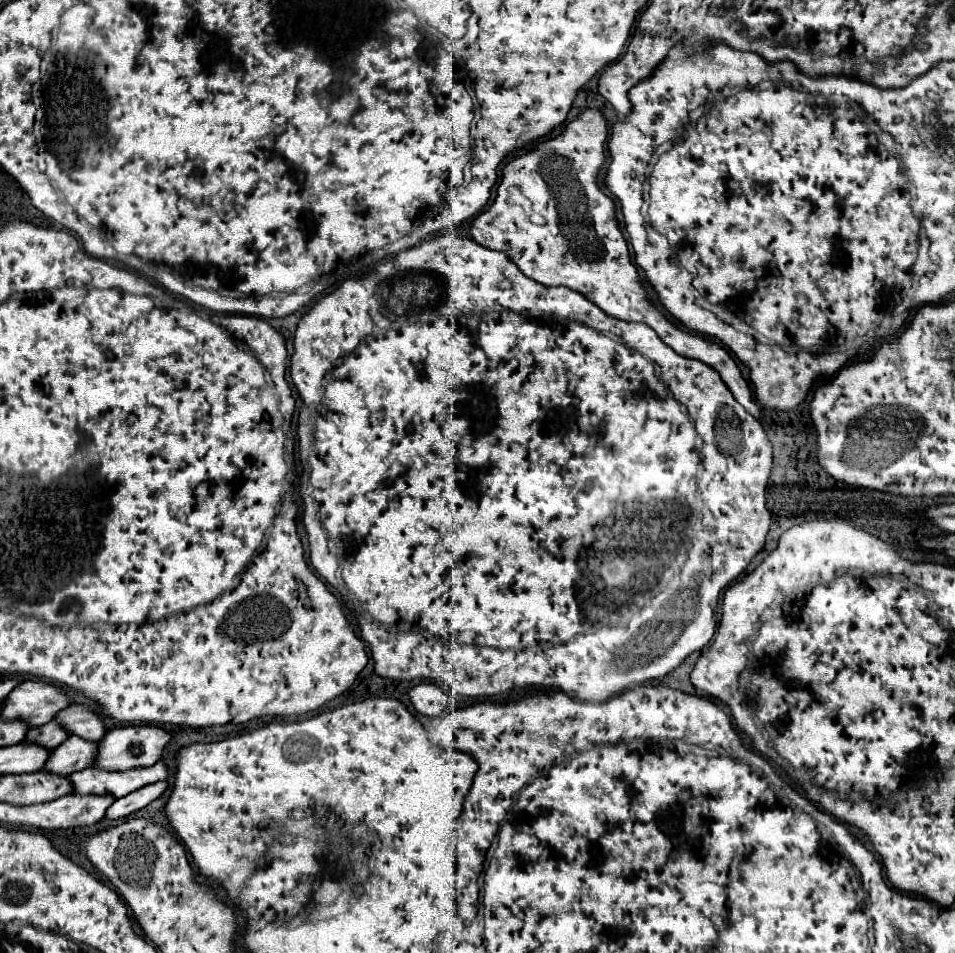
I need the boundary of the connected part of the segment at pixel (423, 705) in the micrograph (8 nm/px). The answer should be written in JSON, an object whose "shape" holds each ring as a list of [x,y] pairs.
{"shape":[[[423,682],[411,688],[409,698],[415,710],[423,716],[439,716],[449,706],[449,696],[443,692],[443,688],[429,682]]]}

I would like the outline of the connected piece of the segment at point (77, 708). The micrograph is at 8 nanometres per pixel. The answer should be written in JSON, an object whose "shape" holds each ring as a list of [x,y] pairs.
{"shape":[[[73,704],[73,706],[65,708],[63,712],[59,712],[55,720],[63,728],[67,728],[69,734],[77,734],[85,740],[99,742],[99,738],[103,738],[103,734],[107,734],[103,716],[97,714],[93,708],[89,708],[87,704]]]}

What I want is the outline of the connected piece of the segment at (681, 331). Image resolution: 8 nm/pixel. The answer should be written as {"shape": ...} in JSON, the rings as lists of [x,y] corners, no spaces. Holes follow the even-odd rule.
{"shape":[[[585,108],[573,122],[567,124],[567,128],[563,128],[559,136],[547,138],[535,148],[513,156],[503,168],[495,202],[473,220],[471,238],[481,246],[505,252],[527,278],[539,284],[567,286],[617,320],[643,322],[651,326],[677,354],[697,358],[715,368],[733,392],[735,400],[753,418],[761,418],[751,388],[743,380],[729,352],[697,332],[675,326],[649,300],[619,230],[615,202],[599,186],[599,174],[605,164],[607,134],[607,118],[595,108]],[[513,188],[519,188],[523,198],[531,200],[531,212],[541,214],[545,224],[535,224],[527,208],[513,202]]]}

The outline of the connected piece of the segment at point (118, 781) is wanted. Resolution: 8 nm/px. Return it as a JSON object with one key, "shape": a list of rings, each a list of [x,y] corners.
{"shape":[[[157,762],[149,768],[133,768],[123,772],[107,772],[99,768],[85,768],[71,774],[75,794],[111,794],[115,798],[131,794],[141,786],[167,780],[169,768],[165,762]]]}

